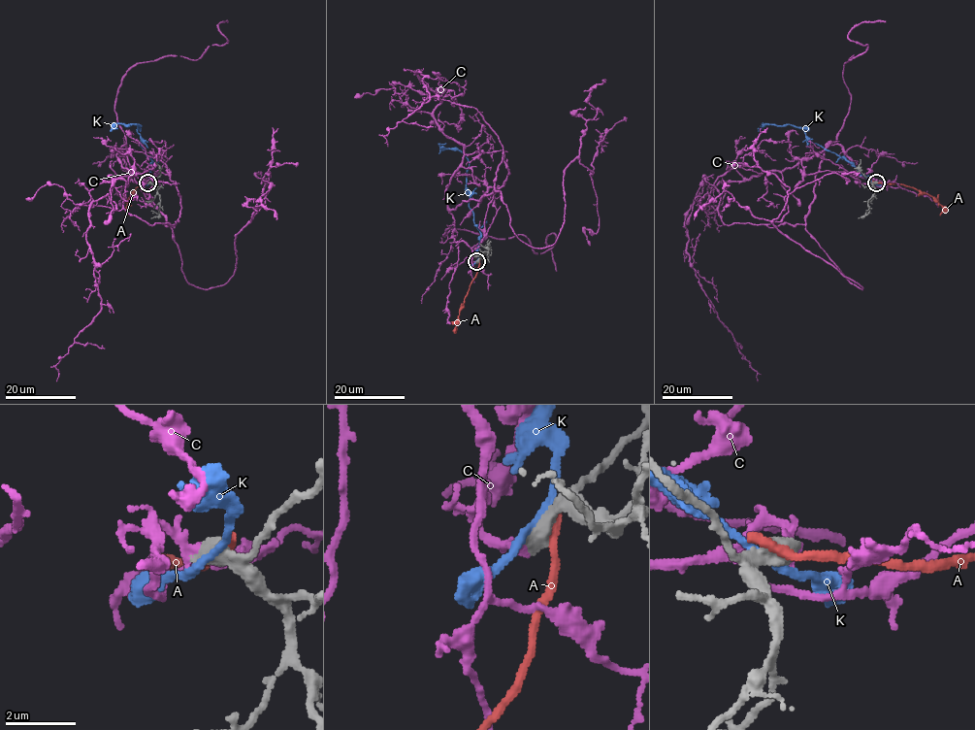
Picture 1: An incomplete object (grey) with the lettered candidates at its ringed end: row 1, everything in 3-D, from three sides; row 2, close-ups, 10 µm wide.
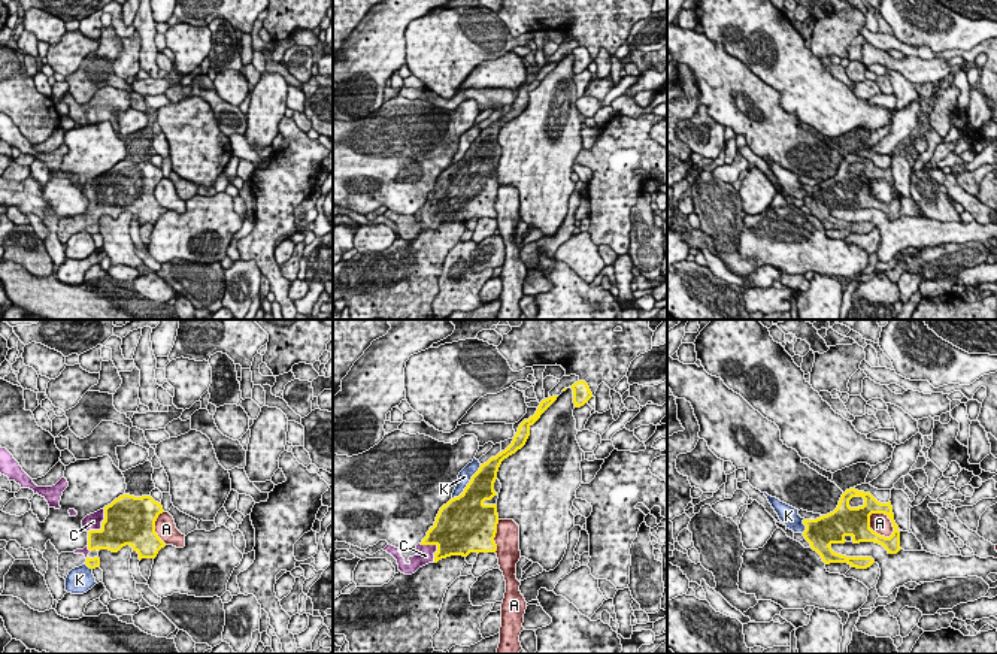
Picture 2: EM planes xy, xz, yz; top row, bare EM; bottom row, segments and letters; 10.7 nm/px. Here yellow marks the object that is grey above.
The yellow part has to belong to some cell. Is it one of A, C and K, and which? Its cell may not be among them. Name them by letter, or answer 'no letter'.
C

